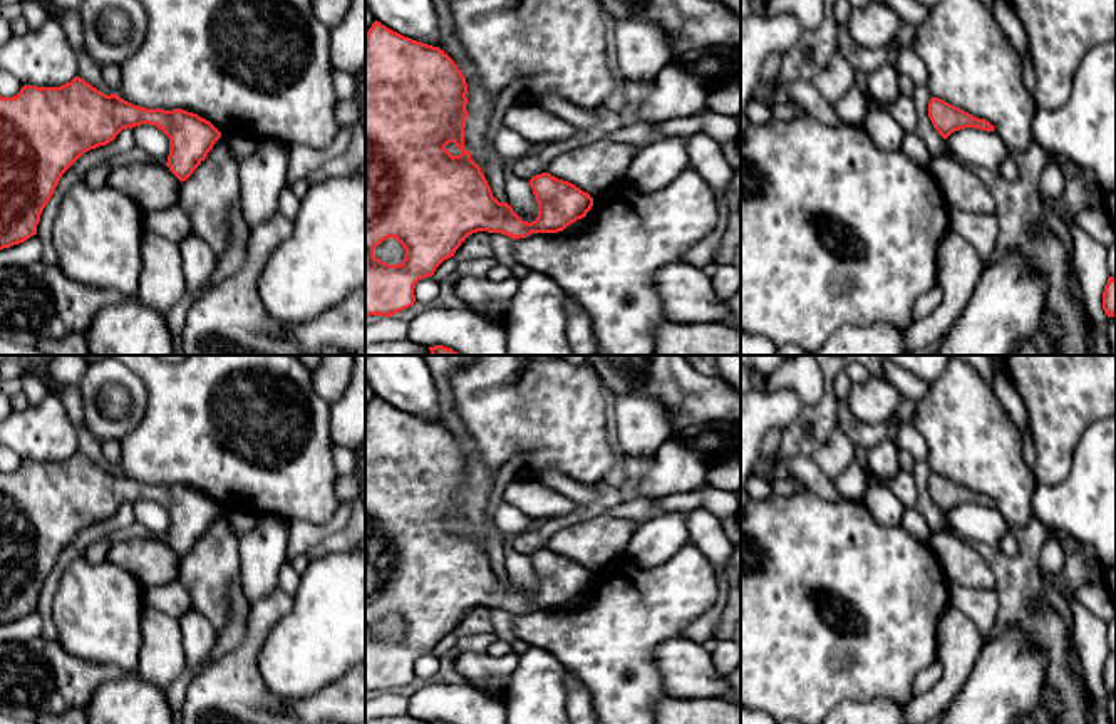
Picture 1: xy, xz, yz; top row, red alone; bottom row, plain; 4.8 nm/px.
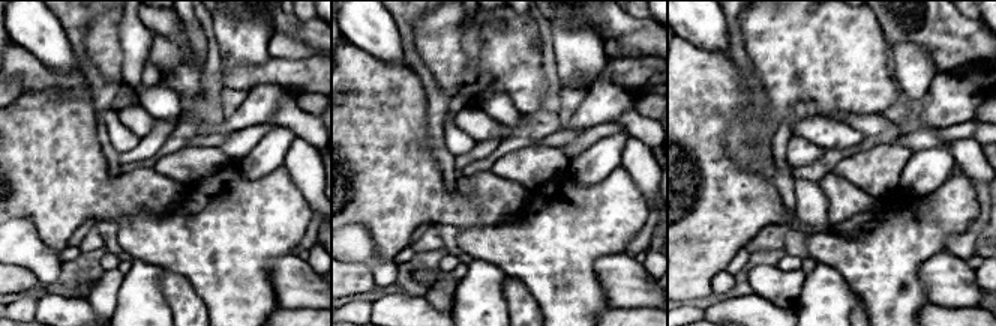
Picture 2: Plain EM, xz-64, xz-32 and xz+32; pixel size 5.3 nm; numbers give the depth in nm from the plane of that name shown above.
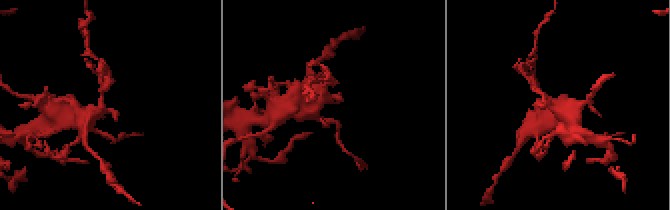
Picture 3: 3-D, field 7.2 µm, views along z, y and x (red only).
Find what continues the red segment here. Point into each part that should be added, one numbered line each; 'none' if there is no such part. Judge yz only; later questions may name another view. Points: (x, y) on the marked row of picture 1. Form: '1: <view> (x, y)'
none

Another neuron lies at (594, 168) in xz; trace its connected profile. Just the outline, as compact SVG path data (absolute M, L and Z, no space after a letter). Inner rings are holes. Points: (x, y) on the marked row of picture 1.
M602 139L560 154L550 163L546 173L597 198L627 178L635 154L637 149L630 144Z

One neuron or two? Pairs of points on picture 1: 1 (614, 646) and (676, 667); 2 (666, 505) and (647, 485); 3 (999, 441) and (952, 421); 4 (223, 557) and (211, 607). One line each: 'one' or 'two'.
1: two
2: two
3: one
4: one

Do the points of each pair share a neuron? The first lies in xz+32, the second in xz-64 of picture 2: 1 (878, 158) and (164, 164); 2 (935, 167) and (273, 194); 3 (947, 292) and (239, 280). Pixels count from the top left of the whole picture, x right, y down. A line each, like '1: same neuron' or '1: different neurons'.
1: same neuron
2: different neurons
3: different neurons

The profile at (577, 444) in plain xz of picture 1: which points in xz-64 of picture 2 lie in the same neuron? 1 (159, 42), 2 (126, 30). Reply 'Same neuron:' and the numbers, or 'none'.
Same neuron: 1

